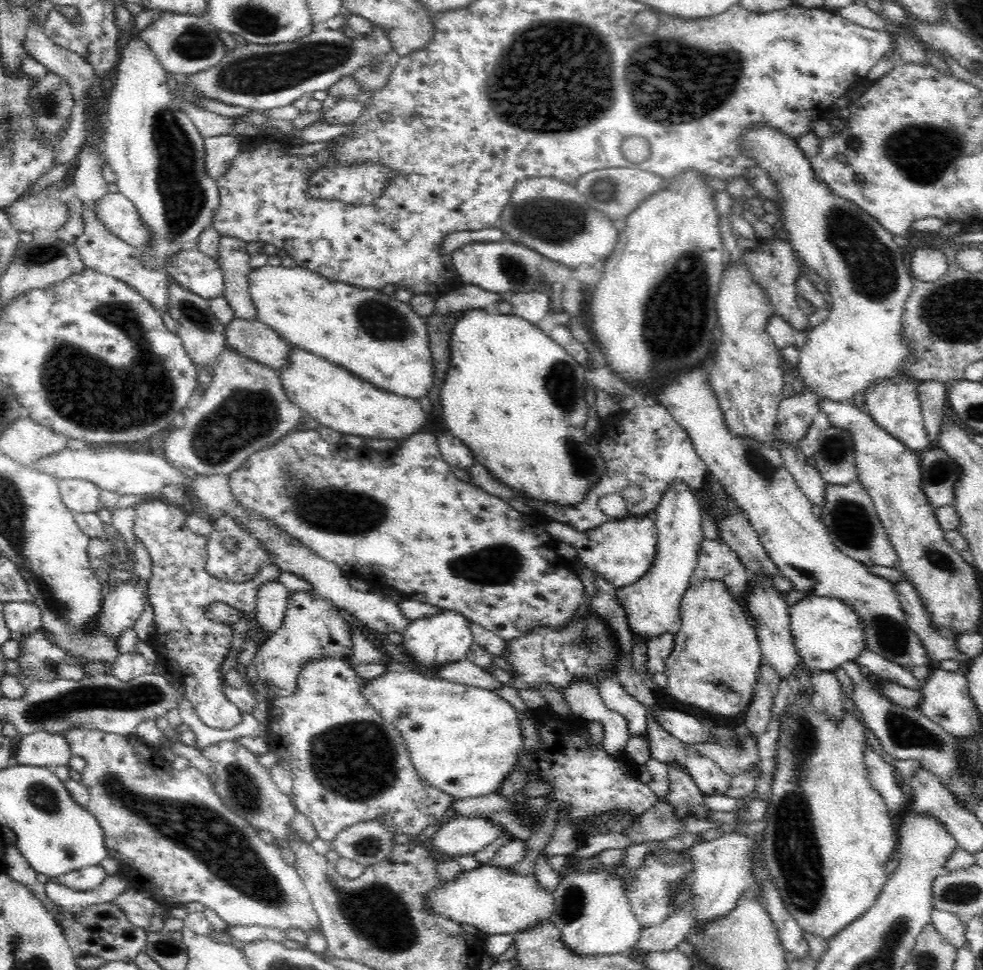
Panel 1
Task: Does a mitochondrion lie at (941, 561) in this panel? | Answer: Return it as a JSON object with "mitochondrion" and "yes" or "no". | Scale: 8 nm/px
{"mitochondrion":"yes"}

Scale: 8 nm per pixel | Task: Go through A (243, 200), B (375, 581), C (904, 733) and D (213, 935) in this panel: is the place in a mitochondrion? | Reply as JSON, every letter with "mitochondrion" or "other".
{"A":"other","B":"other","C":"mitochondrion","D":"other"}

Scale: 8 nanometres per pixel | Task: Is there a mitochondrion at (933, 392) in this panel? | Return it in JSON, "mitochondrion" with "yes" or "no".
{"mitochondrion":"no"}

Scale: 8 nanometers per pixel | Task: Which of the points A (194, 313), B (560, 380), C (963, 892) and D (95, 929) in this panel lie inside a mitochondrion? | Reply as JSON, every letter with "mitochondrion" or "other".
{"A":"mitochondrion","B":"mitochondrion","C":"mitochondrion","D":"other"}

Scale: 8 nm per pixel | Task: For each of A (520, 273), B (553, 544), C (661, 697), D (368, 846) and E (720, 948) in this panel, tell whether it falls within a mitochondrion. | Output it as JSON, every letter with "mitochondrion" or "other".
{"A":"mitochondrion","B":"other","C":"other","D":"mitochondrion","E":"mitochondrion"}

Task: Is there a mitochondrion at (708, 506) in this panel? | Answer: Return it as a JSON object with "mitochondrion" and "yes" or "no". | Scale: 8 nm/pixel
{"mitochondrion":"no"}

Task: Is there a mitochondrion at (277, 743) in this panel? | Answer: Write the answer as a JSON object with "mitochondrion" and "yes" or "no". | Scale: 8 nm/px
{"mitochondrion":"no"}

